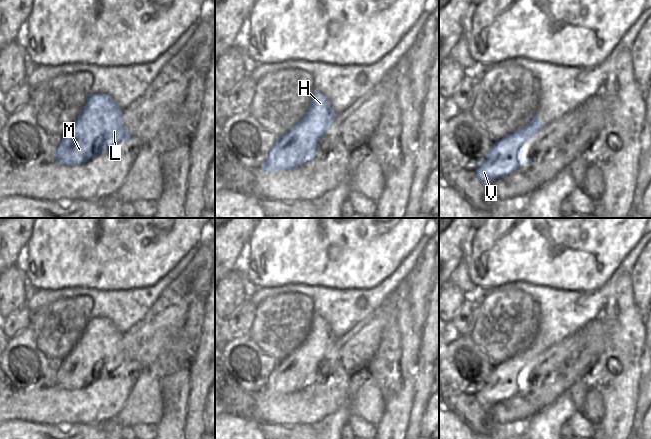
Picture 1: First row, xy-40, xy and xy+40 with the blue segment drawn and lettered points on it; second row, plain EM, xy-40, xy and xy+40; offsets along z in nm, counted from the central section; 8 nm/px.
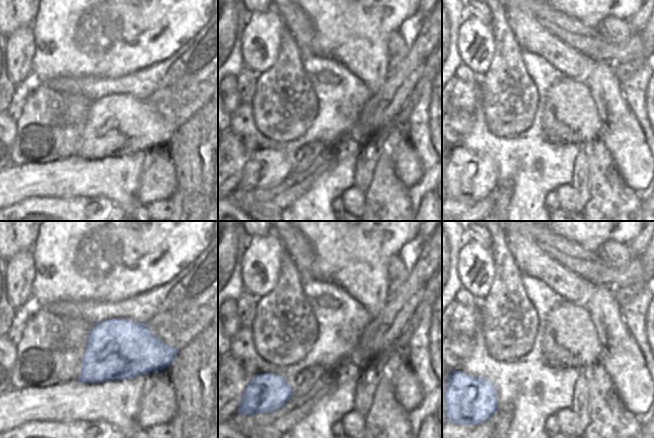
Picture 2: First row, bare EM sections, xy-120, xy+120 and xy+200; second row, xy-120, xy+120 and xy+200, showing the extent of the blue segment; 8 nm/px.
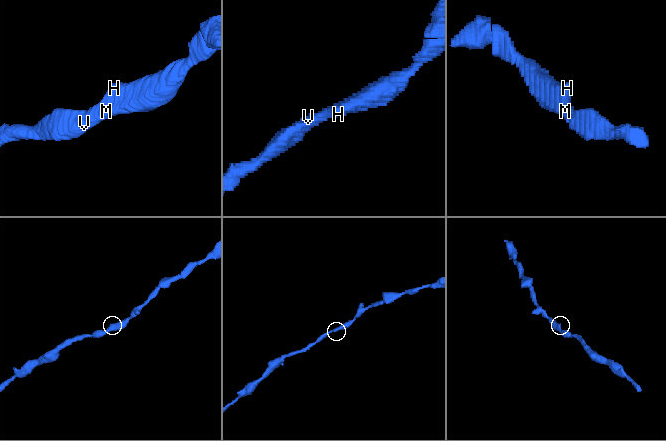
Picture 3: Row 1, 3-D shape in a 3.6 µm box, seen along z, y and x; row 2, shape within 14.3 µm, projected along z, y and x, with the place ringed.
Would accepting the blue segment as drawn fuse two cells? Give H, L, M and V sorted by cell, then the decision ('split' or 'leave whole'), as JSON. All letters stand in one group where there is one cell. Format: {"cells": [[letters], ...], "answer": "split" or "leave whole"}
{"cells": [["H", "L", "M", "V"]], "answer": "leave whole"}

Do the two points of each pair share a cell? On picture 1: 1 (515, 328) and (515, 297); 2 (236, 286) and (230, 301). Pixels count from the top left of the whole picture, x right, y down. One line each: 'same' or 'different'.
1: same
2: same

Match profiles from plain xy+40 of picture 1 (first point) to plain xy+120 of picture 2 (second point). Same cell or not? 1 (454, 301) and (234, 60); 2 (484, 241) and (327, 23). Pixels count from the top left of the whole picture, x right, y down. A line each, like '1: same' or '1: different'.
1: different
2: same

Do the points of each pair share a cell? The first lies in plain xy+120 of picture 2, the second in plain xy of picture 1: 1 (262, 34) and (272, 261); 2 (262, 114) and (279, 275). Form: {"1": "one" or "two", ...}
{"1": "one", "2": "two"}

